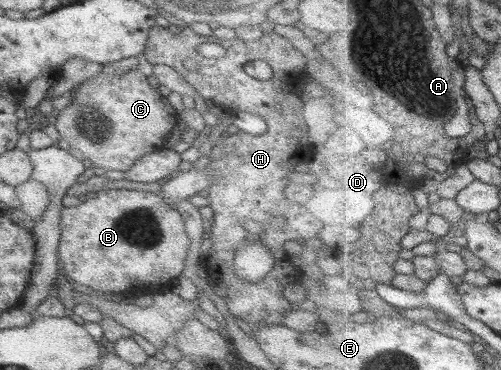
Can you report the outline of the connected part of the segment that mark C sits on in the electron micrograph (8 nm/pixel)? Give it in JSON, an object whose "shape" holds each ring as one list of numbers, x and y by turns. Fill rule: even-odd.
{"shape":[[103,68,97,76,81,82,70,90,70,101,58,111,54,121,62,144,79,155,91,167,125,172,139,158,164,148,166,136,176,127,178,115,157,89,149,86,146,75,133,69,121,76,113,76]]}

